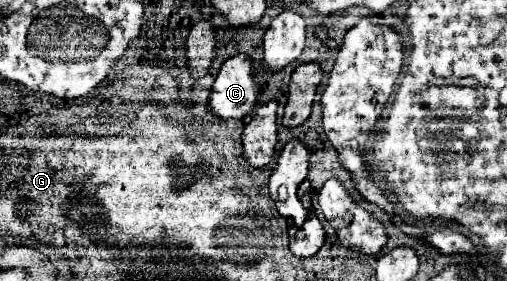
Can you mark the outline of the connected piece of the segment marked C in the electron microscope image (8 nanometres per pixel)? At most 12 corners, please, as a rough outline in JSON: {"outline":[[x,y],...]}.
{"outline":[[239,53],[221,65],[209,97],[223,119],[243,119],[263,87],[253,59]]}

